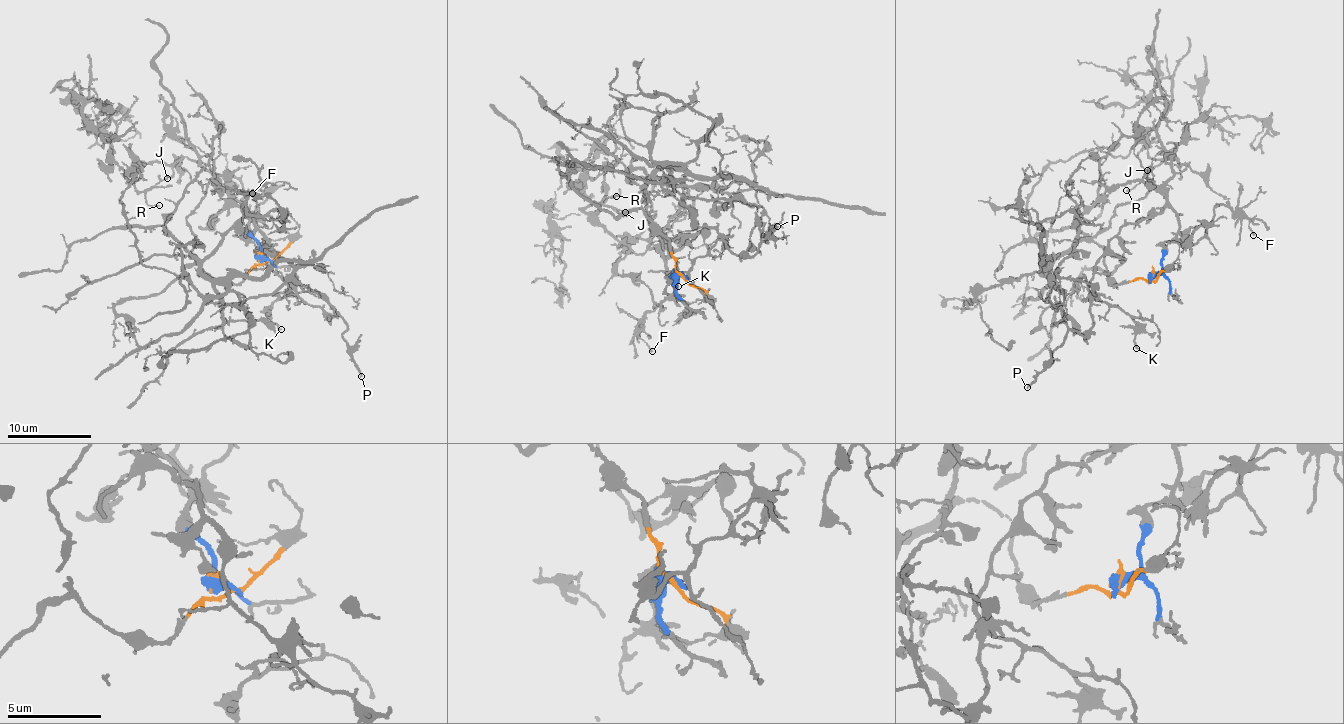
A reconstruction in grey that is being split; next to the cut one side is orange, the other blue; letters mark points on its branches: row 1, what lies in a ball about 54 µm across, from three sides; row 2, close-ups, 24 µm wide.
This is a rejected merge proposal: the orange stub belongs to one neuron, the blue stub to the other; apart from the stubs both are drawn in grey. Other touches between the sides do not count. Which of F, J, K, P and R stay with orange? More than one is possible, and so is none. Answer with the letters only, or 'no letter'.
no letter

